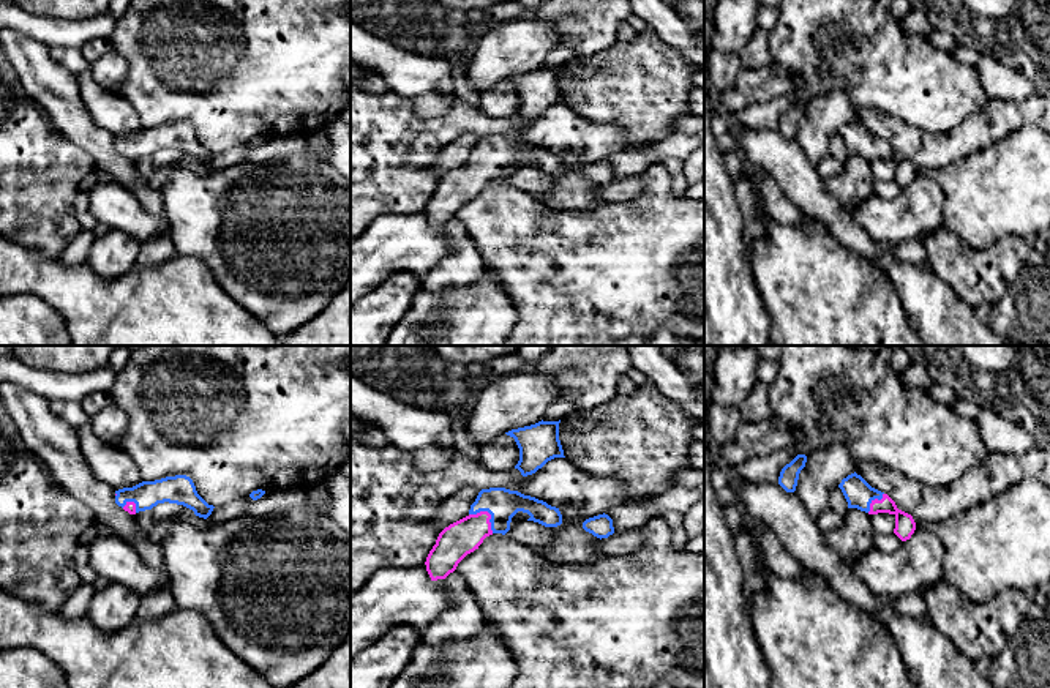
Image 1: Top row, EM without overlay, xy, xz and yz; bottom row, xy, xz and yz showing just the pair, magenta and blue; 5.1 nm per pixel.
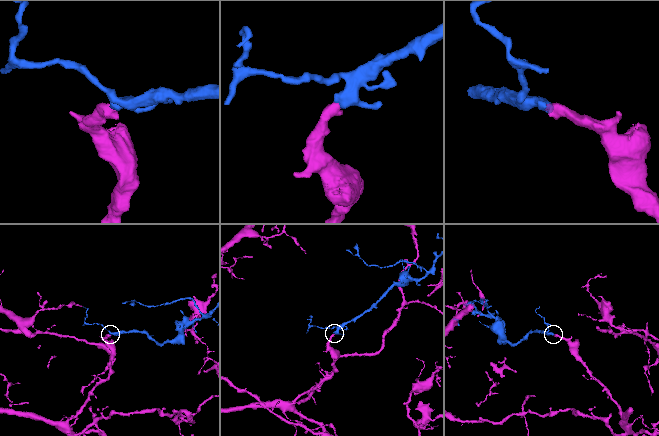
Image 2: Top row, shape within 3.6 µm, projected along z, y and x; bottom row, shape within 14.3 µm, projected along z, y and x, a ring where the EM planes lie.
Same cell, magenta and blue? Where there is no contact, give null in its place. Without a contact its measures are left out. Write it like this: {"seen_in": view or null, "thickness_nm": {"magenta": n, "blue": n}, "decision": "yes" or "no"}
{"seen_in": "xz", "thickness_nm": {"magenta": 180, "blue": 160}, "decision": "yes"}

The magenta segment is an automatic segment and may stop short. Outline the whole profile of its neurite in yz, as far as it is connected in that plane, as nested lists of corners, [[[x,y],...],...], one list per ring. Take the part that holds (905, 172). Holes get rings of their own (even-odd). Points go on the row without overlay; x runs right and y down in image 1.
[[[856,118],[848,122],[838,131],[842,136],[848,155],[857,155],[868,161],[889,159],[895,163],[894,180],[906,188],[916,177],[916,169],[911,161],[897,155],[895,148],[884,139],[872,134],[861,122]]]

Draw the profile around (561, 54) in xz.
[[[557,44],[545,58],[543,68],[559,68],[572,58],[576,58],[576,49],[570,44]]]

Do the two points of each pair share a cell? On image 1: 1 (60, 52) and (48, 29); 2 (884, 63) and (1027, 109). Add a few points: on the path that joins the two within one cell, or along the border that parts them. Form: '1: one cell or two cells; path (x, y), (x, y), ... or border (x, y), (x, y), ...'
1: two cells; border (79, 48), (54, 46), (51, 49)
2: two cells; border (990, 100), (960, 123)

